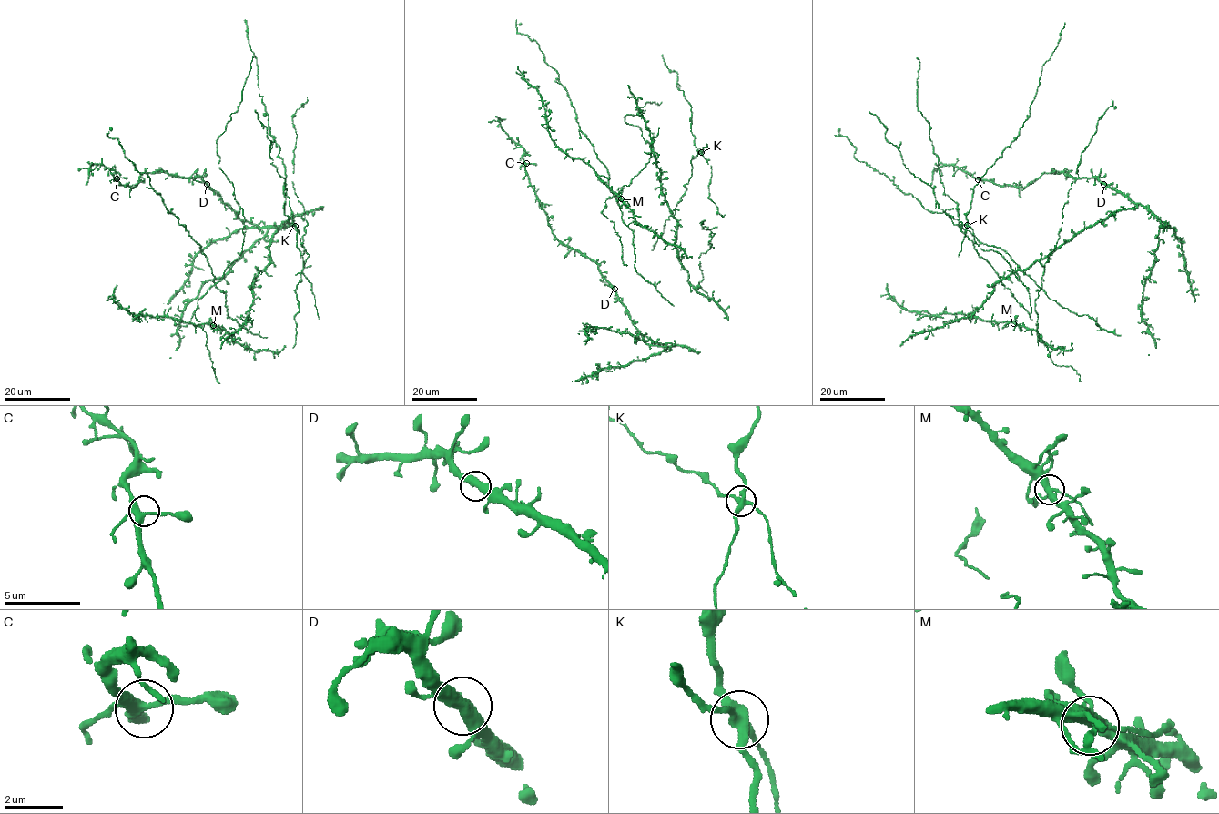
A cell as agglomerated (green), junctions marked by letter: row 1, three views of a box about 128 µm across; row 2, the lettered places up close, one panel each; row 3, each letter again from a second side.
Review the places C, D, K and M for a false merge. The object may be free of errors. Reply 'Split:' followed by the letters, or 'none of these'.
Split: K

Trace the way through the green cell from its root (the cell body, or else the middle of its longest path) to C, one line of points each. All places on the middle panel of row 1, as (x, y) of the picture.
C: (613, 289), (594, 261), (564, 246), (553, 232), (546, 213), (530, 184), (526, 163)

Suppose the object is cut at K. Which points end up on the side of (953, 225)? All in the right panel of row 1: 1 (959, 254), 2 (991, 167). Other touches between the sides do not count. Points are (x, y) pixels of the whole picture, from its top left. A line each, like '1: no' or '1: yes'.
1: no
2: no

